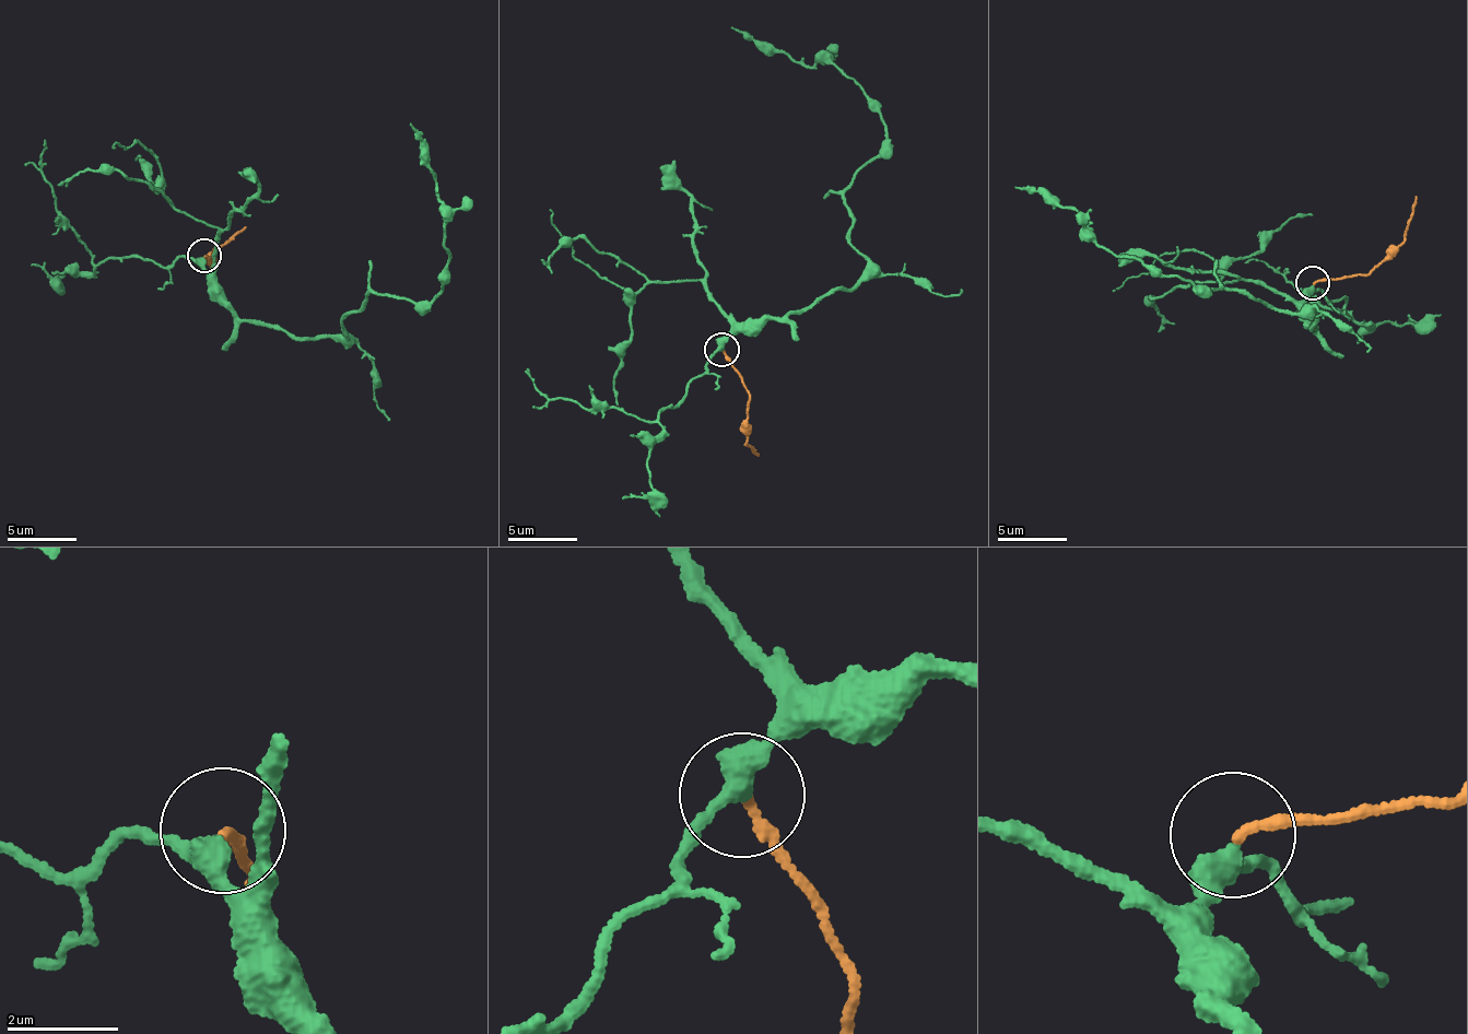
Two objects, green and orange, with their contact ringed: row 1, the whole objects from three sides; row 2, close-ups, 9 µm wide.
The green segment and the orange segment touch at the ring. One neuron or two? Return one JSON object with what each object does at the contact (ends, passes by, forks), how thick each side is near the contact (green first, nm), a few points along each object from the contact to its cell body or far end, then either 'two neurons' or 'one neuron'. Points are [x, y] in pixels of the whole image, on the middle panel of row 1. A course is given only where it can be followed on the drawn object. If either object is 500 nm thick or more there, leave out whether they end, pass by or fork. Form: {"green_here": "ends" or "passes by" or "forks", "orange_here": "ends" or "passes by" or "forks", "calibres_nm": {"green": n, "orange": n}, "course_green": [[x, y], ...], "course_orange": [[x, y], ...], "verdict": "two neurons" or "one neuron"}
{"green_here": "passes by", "orange_here": "ends", "calibres_nm": {"green": 360, "orange": 190}, "course_green": [[723, 348], [850, 291], [867, 261], [845, 186], [885, 139], [880, 104], [842, 70], [731, 27]], "course_orange": [[720, 349], [748, 395], [746, 441], [758, 454]], "verdict": "one neuron"}

